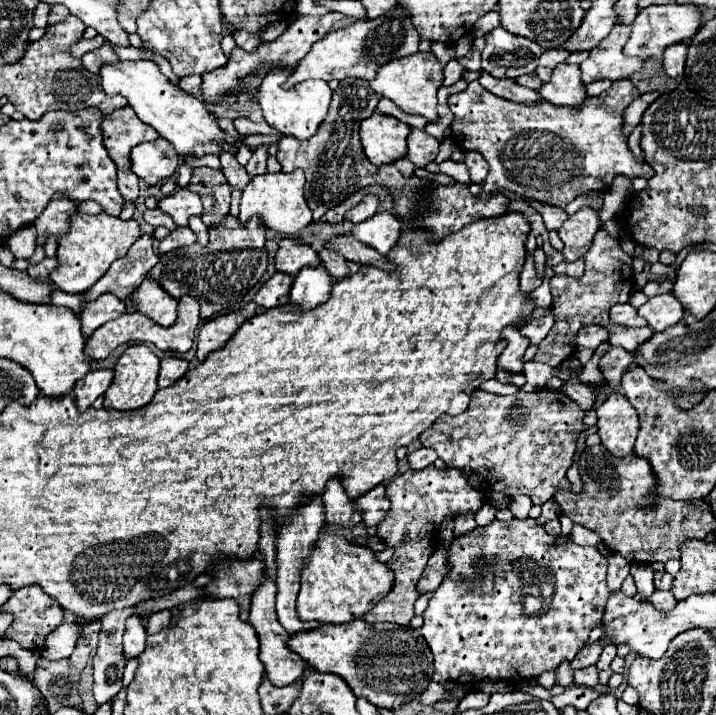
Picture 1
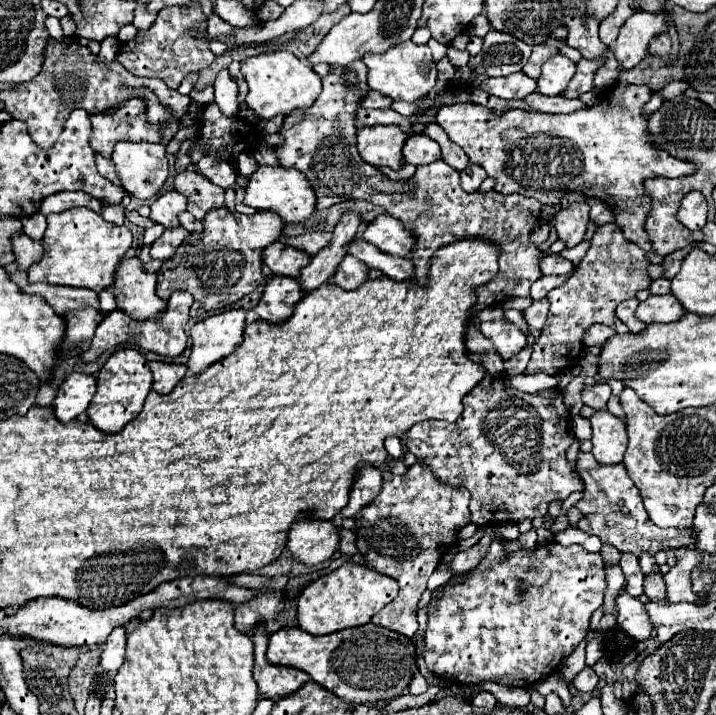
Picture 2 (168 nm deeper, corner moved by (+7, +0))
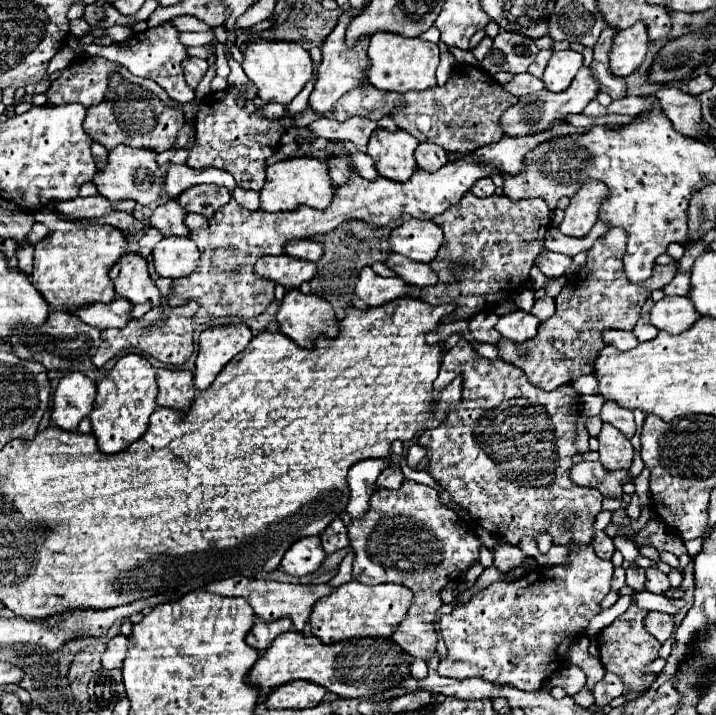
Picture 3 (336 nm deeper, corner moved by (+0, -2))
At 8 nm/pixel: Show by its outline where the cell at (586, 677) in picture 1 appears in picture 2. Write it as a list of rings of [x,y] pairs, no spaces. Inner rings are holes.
[[[586,666],[582,672],[578,672],[576,676],[574,676],[574,682],[572,682],[580,692],[592,692],[592,690],[596,690],[596,684],[598,684],[598,676],[596,676],[596,672],[590,668],[590,666]]]

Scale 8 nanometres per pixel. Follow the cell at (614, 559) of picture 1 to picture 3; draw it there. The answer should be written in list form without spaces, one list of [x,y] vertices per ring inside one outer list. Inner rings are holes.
[[[595,532],[595,540],[593,540],[593,550],[597,552],[597,556],[601,556],[603,560],[611,560],[615,546],[613,540],[605,534],[605,532]]]

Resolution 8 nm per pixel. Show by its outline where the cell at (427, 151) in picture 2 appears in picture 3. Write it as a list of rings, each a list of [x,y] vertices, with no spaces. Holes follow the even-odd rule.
[[[423,142],[415,150],[415,160],[417,160],[417,168],[427,172],[437,172],[441,166],[447,164],[447,152],[437,144]]]

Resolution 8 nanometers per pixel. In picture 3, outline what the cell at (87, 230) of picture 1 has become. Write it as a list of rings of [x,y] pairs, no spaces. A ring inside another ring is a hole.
[[[35,212],[37,220],[47,220],[49,234],[35,244],[33,258],[33,274],[31,282],[41,292],[45,302],[53,308],[73,310],[81,306],[89,306],[95,302],[111,302],[115,298],[113,282],[109,280],[109,268],[121,258],[127,250],[127,240],[123,232],[109,226],[97,226],[89,222],[65,222],[59,220],[55,212]]]

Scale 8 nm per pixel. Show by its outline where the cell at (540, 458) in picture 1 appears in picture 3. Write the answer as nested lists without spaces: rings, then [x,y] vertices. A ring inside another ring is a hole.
[[[459,340],[459,342],[443,356],[441,368],[439,368],[439,376],[437,376],[437,380],[435,380],[435,390],[443,390],[443,388],[445,388],[453,378],[457,378],[457,376],[463,378],[463,396],[461,396],[461,402],[455,404],[455,406],[451,406],[451,408],[447,408],[447,418],[445,418],[437,428],[425,430],[425,432],[419,436],[419,444],[431,450],[429,474],[431,474],[445,490],[449,490],[451,496],[453,496],[453,500],[455,500],[459,506],[463,506],[475,520],[479,520],[479,524],[481,524],[487,532],[491,532],[491,534],[495,534],[495,536],[501,536],[507,544],[517,546],[523,536],[537,538],[537,536],[543,534],[543,532],[547,532],[547,534],[553,538],[553,544],[567,546],[567,548],[571,548],[571,552],[575,552],[575,550],[581,548],[581,546],[591,544],[593,534],[595,534],[593,522],[595,522],[595,516],[603,510],[603,506],[601,506],[603,496],[601,496],[601,492],[597,492],[597,490],[593,490],[593,488],[575,486],[575,484],[571,482],[571,478],[569,478],[569,470],[571,470],[571,466],[573,466],[573,460],[571,460],[571,458],[577,454],[575,436],[577,436],[577,418],[579,418],[579,412],[577,412],[575,404],[565,402],[565,394],[577,394],[575,388],[571,388],[571,386],[561,386],[561,388],[557,388],[557,390],[553,390],[553,392],[539,390],[539,388],[535,388],[533,384],[529,384],[529,380],[527,380],[527,376],[525,376],[525,372],[523,372],[521,368],[517,368],[517,366],[513,366],[513,364],[509,364],[509,362],[503,362],[501,358],[489,360],[489,358],[479,356],[479,354],[471,348],[471,344],[469,344],[467,340]]]

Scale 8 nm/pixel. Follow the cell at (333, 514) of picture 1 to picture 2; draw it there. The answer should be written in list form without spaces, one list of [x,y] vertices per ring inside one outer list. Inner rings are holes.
[[[302,514],[288,534],[286,548],[294,560],[312,566],[330,558],[338,548],[338,542],[340,534],[334,520],[320,520],[310,514]]]

